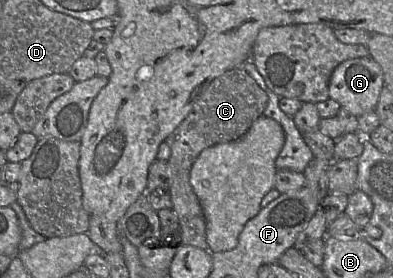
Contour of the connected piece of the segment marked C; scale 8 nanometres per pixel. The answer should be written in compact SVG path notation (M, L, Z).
M244 65L231 69L213 79L193 100L187 116L165 139L171 149L167 161L172 210L179 220L183 245L208 250L206 221L200 202L190 184L190 171L200 153L211 146L242 137L253 122L263 115L268 103L267 94L244 70Z

